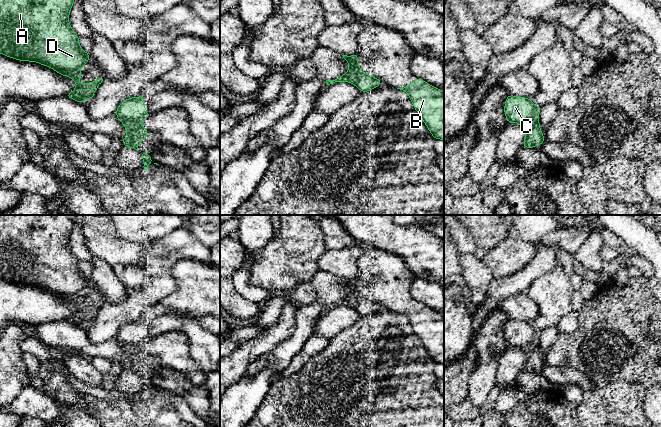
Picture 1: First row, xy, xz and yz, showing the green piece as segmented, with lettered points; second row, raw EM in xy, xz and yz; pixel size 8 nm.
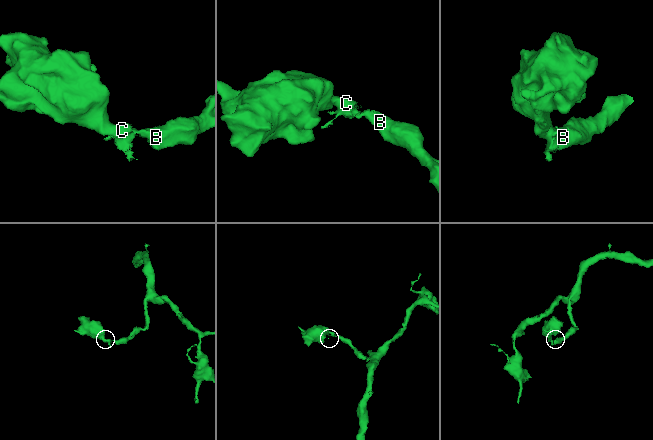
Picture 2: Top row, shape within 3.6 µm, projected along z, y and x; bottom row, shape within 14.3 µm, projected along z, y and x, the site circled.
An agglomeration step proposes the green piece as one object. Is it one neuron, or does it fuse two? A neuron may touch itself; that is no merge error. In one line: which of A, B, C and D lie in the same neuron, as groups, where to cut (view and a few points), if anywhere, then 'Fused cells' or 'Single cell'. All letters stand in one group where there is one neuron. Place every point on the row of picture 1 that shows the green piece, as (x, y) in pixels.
Groups: A C D / B. Split along xy (115, 113), (130, 119), (141, 119), (149, 114). Fused cells

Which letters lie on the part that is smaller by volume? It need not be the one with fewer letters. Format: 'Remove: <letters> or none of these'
Remove: A, C, D

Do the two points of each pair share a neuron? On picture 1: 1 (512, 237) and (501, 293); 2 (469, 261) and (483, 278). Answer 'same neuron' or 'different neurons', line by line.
1: different neurons
2: same neuron

